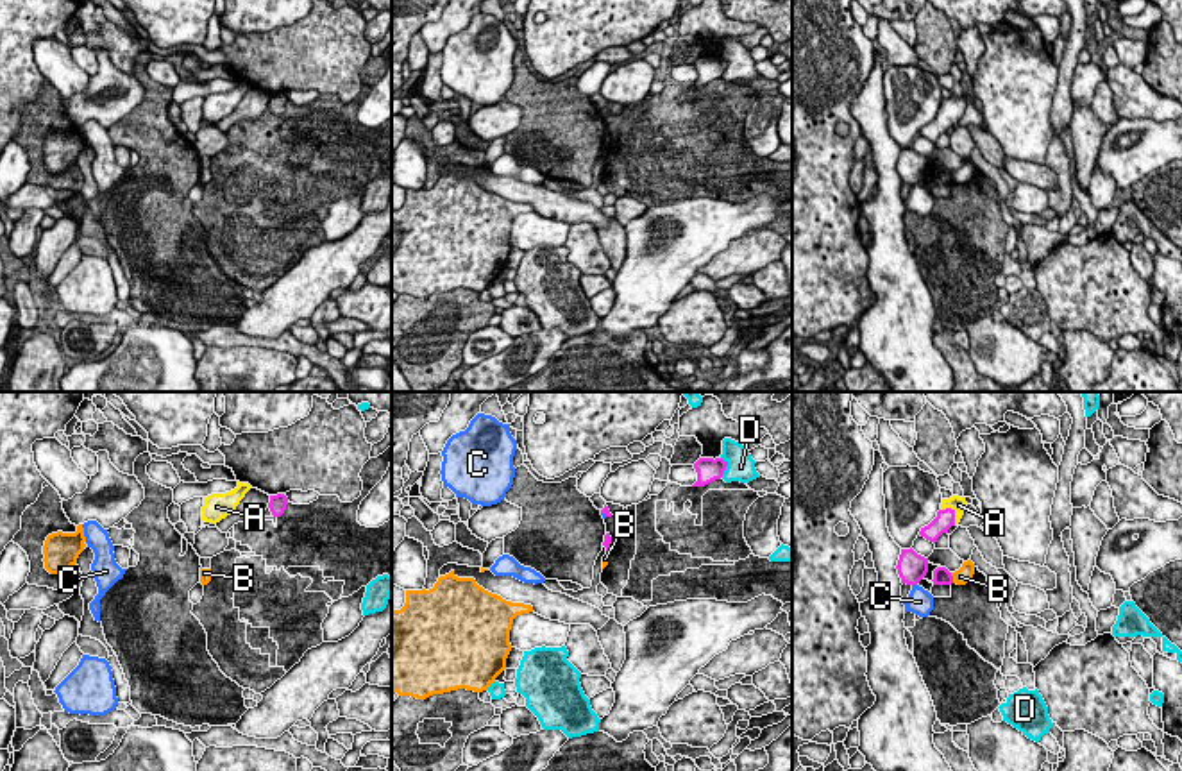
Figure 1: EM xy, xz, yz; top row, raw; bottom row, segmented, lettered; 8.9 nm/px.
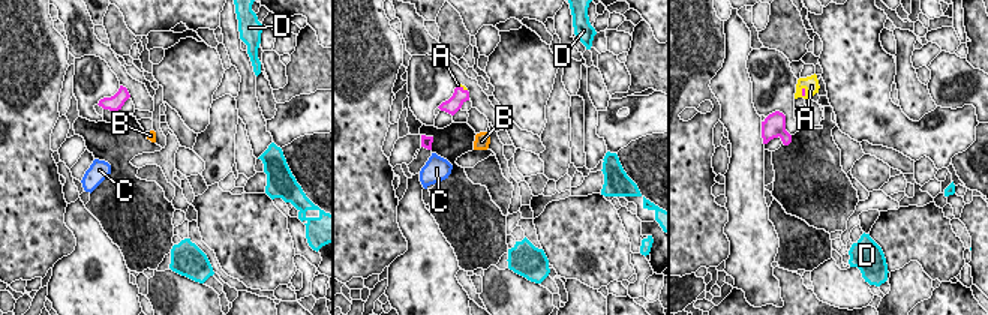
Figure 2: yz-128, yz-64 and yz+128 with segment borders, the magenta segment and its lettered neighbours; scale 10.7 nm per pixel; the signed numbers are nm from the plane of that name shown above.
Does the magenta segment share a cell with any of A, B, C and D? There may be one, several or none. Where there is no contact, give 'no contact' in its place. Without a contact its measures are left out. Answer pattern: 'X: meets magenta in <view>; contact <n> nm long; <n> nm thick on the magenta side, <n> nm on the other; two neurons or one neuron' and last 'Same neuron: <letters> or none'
A: meets magenta in yz; contact 200 nm long; 170 nm thick on the magenta side, 140 nm on the other; one neuron
B: meets magenta in yz; contact 100 nm long; 160 nm thick on the magenta side, 140 nm on the other; two neurons
C: meets magenta in yz; contact 50 nm long; 280 nm thick on the magenta side, 240 nm on the other; two neurons
D: meets magenta in xz; contact 190 nm long; 220 nm thick on the magenta side, 260 nm on the other; two neurons
Same neuron: A

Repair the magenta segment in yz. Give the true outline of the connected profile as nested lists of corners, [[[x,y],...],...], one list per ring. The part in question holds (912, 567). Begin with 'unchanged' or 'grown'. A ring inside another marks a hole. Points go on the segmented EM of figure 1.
unchanged; [[[912,547],[901,549],[896,569],[901,583],[917,585],[928,572],[928,558],[917,555]]]

